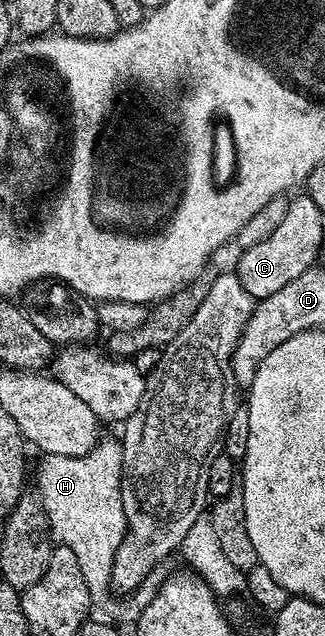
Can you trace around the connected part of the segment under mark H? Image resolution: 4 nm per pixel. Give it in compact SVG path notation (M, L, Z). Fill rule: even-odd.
M103 438L103 439L100 439L100 441L99 441L99 443L98 443L98 444L96 444L96 445L95 445L95 448L94 448L94 449L93 449L93 450L92 450L92 452L90 452L90 453L89 453L89 454L88 454L88 456L48 456L48 455L44 455L44 456L43 456L43 457L42 457L42 459L43 459L43 461L41 461L41 462L40 462L40 464L39 464L39 490L37 490L37 497L38 497L38 499L39 499L39 501L40 501L40 503L42 503L42 504L43 504L43 508L44 508L44 510L45 510L45 511L46 511L46 512L47 512L47 517L48 517L48 519L49 519L49 520L50 520L50 533L51 533L51 535L52 535L52 537L54 537L54 539L55 539L55 540L56 540L56 541L58 541L58 543L59 543L59 544L60 544L60 545L63 545L63 546L65 546L65 547L67 547L67 548L68 548L68 549L69 549L69 550L73 550L73 554L77 554L77 562L81 562L81 574L82 574L82 575L83 575L83 577L84 577L84 578L85 578L85 586L86 586L86 587L87 587L87 589L88 589L88 590L89 590L89 594L90 594L90 595L91 595L91 599L92 599L92 601L95 601L95 602L99 602L99 599L101 599L101 598L102 598L102 596L103 596L103 595L105 595L105 594L106 594L106 592L109 592L109 589L110 589L110 588L111 588L111 567L112 567L112 566L113 566L113 560L114 560L114 558L115 558L115 555L116 555L116 554L117 554L117 550L118 550L118 549L119 549L119 547L120 547L120 546L121 546L121 542L122 542L122 541L123 541L123 538L124 538L124 536L126 536L126 535L127 535L127 515L126 515L126 514L125 514L125 510L124 510L124 509L123 509L123 507L121 507L121 506L119 506L119 505L121 505L121 482L122 482L122 481L123 481L123 446L122 446L122 443L120 443L120 441L119 441L119 440L118 440L118 439L115 439L115 440L107 440L107 438ZM95 504L113 504L113 506L119 506L119 507L116 507L116 508L115 508L115 512L95 512Z

